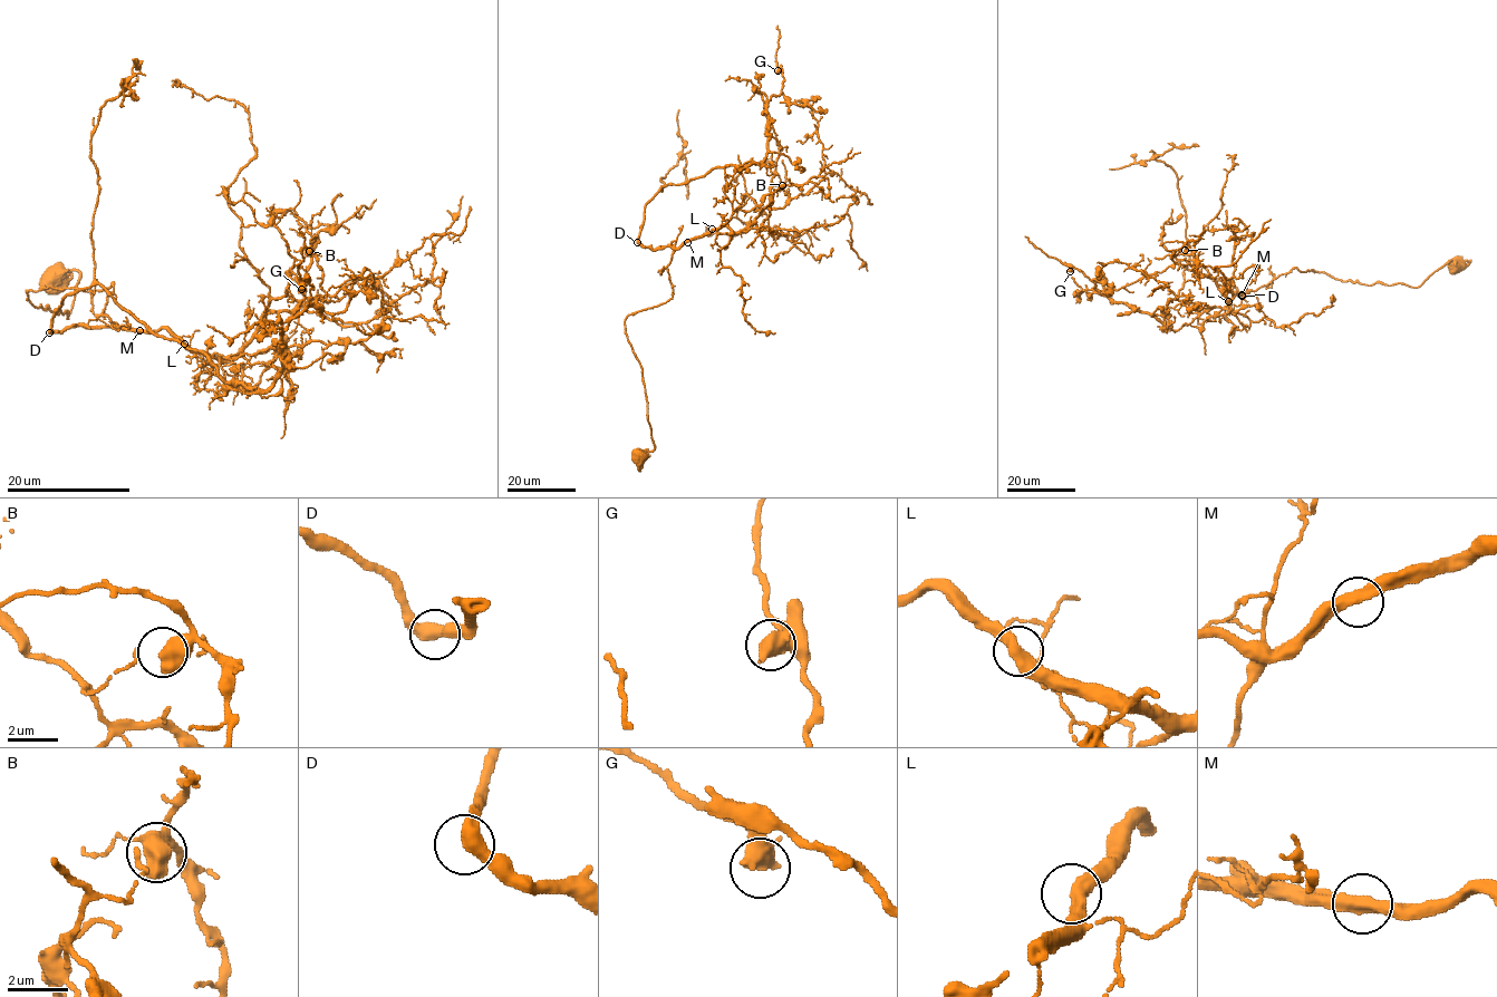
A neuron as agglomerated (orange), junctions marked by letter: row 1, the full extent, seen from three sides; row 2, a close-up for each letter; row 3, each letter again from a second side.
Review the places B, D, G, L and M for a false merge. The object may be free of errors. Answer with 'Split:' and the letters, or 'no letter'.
Split: no letter

